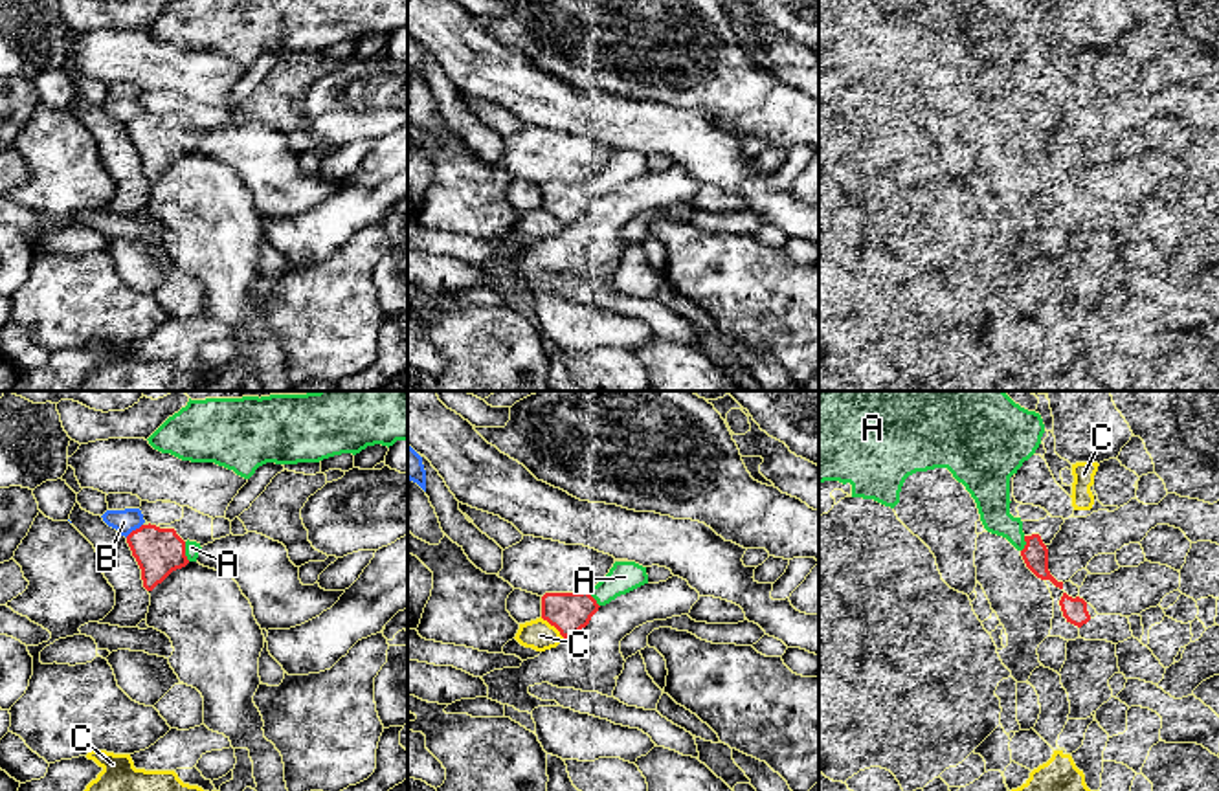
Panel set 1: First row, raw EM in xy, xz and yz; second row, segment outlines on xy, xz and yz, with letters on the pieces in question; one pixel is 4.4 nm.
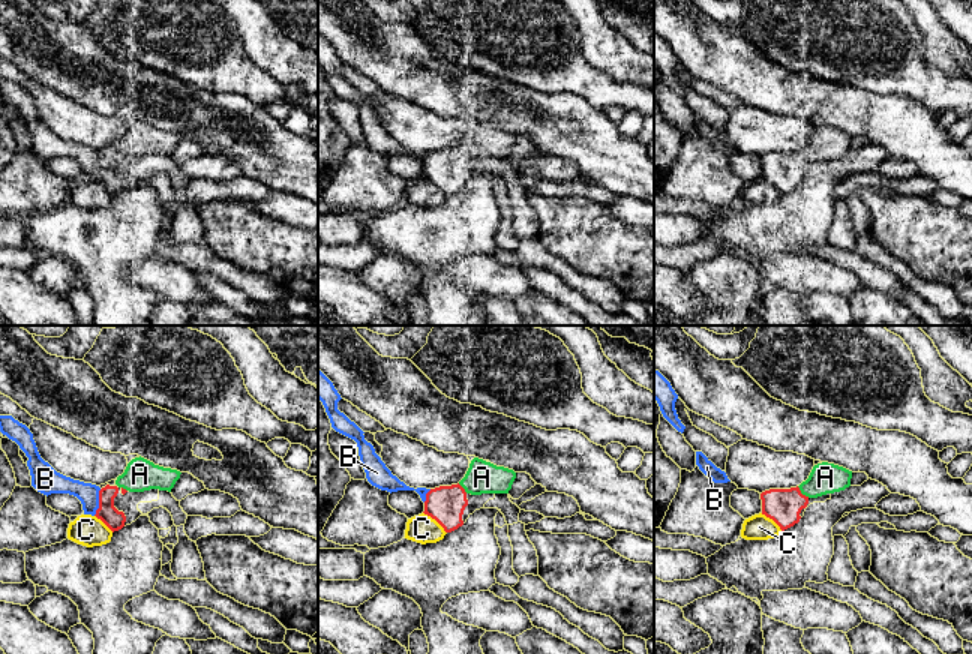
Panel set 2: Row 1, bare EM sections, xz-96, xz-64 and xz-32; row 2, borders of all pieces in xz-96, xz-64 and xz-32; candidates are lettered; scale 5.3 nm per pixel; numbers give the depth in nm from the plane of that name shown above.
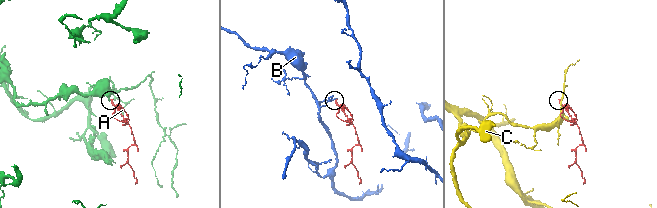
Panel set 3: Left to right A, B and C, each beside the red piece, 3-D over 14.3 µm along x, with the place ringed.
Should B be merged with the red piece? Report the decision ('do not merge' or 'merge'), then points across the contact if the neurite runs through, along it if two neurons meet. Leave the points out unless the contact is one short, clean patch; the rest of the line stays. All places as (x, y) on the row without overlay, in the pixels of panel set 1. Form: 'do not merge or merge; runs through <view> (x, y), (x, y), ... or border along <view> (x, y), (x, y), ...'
do not merge; border along xy (142, 112), (125, 125)

